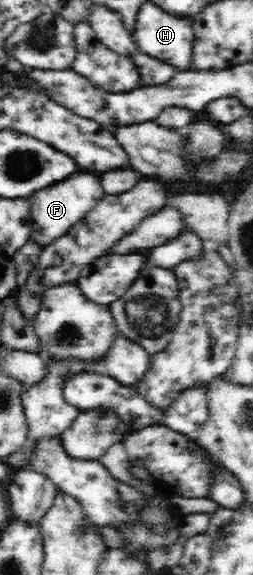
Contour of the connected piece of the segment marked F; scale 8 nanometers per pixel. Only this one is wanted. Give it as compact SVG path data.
M96 172L73 174L71 178L55 184L47 190L39 190L39 194L33 194L30 197L34 214L34 229L31 239L36 240L43 248L47 244L51 244L55 238L63 236L75 222L85 218L86 214L105 196L99 174Z

